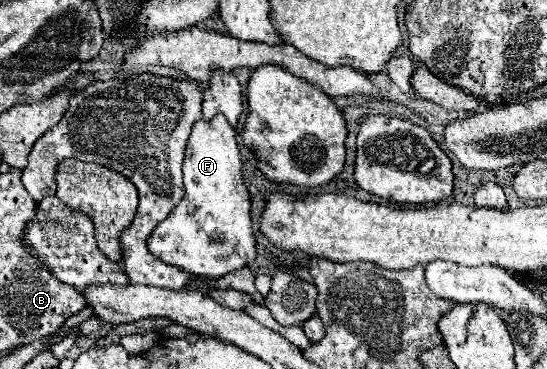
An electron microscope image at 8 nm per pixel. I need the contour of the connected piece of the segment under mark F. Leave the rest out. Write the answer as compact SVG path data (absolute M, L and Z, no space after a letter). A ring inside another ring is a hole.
M218 114L210 122L196 122L192 134L186 144L186 158L184 158L184 188L186 194L180 204L162 220L152 236L148 238L148 250L166 264L178 266L186 272L192 272L202 278L222 278L230 272L246 268L256 260L256 238L252 228L252 212L250 212L250 192L244 184L242 174L242 156L236 144L236 130L230 128L226 118Z

